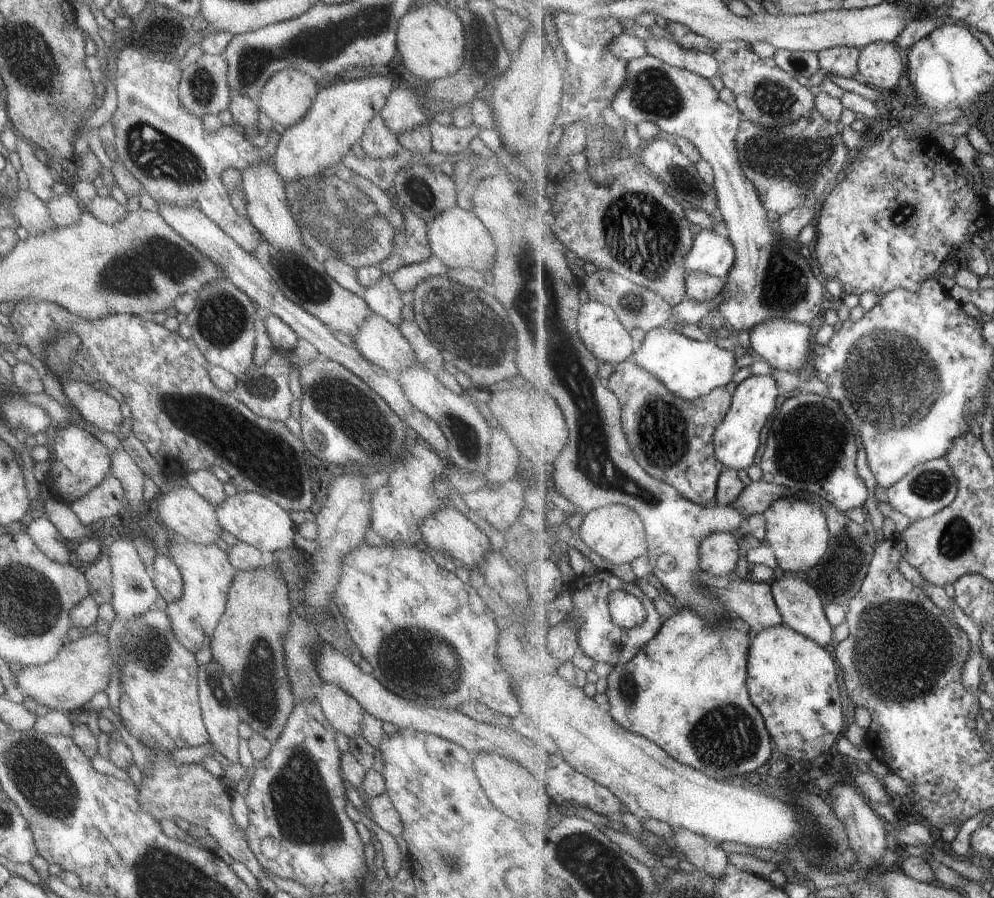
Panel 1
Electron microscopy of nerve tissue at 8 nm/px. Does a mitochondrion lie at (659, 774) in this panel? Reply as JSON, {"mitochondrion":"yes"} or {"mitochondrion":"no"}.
{"mitochondrion":"no"}

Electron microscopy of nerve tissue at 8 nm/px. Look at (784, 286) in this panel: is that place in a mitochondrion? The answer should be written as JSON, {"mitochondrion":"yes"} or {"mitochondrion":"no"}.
{"mitochondrion":"yes"}

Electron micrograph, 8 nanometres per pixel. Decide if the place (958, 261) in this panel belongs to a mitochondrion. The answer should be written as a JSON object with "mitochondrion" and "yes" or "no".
{"mitochondrion":"no"}

